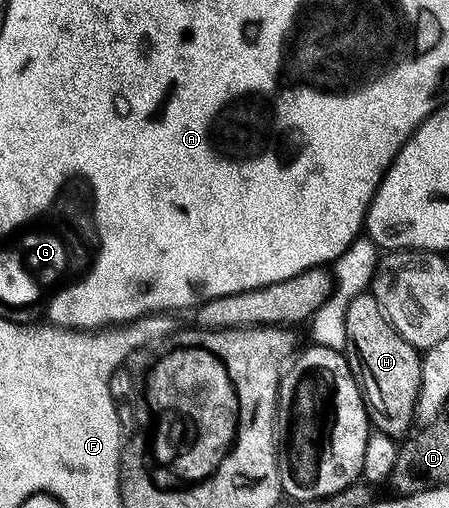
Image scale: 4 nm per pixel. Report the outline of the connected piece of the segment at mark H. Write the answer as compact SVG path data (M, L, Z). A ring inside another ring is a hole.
M365 291L359 297L353 298L349 304L348 313L345 314L345 330L350 351L355 351L353 356L353 368L365 389L366 399L370 407L374 409L370 413L369 420L378 431L392 438L403 438L412 431L411 419L414 421L419 406L419 391L421 390L421 374L423 373L423 358L420 349L415 348L385 318L377 298L370 291Z

